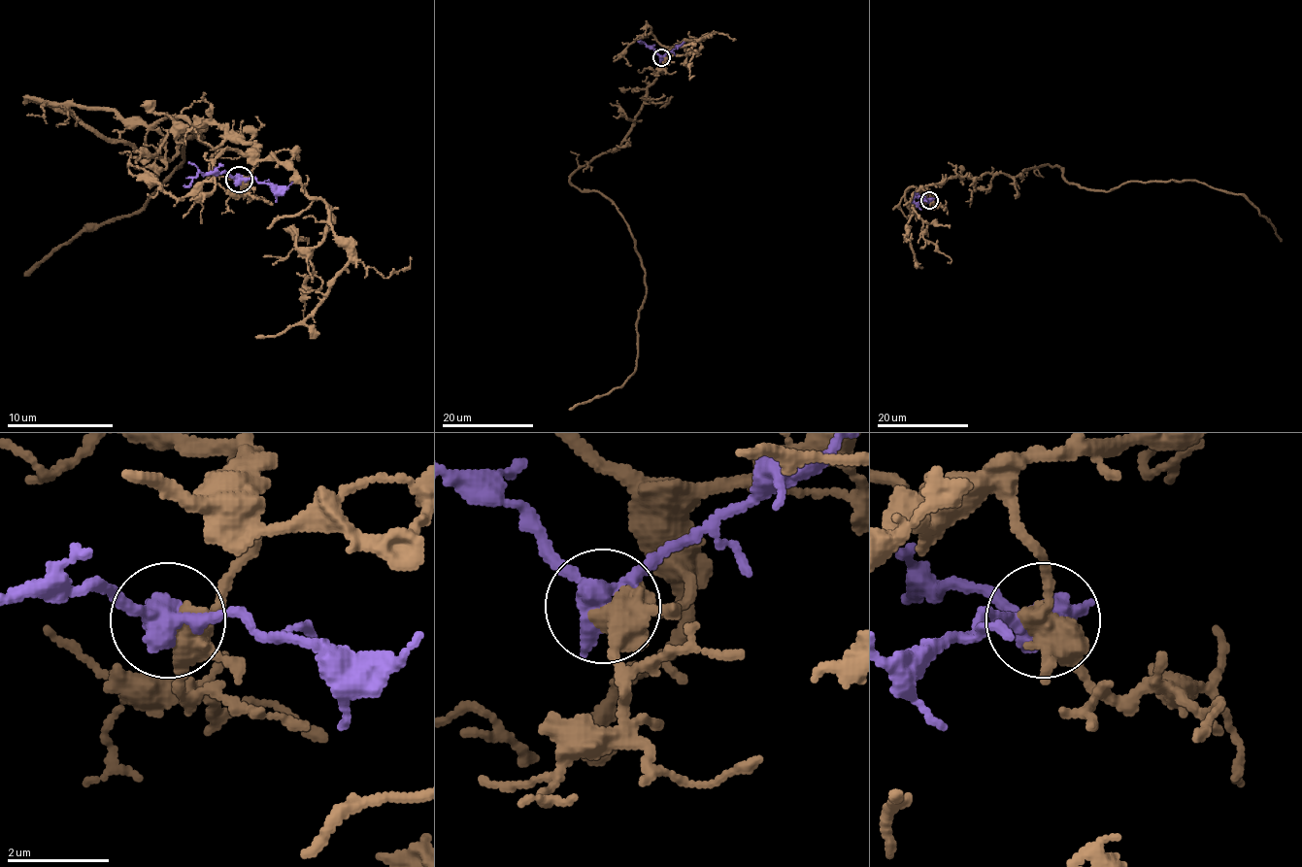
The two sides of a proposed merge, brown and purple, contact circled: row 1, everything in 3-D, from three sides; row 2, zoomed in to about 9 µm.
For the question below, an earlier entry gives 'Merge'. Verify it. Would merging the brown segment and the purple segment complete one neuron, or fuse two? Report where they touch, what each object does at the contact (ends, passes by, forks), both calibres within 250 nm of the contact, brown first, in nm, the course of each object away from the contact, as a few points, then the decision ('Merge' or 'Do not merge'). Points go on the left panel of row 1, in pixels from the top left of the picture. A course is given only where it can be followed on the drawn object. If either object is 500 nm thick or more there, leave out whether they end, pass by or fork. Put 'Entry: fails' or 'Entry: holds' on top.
Entry: fails
Place: (239, 179). At the ring brown forks. At the ring purple passes by. Thickness 420 nm (brown) against 480 nm. Course of brown: (240, 180), (255, 145), (226, 129), (29, 97), (151, 155), (202, 137), (181, 134), (141, 207), (23, 276). Course of purple: (240, 180), (226, 172), (200, 172), (183, 187). Do not merge

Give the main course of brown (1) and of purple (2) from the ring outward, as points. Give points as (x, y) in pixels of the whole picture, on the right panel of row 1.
1: (929, 200), (927, 187), (946, 180), (1018, 176), (1048, 164), (1091, 189), (1198, 181), (1242, 194), (1281, 241)
2: (929, 200), (916, 196), (914, 203)

